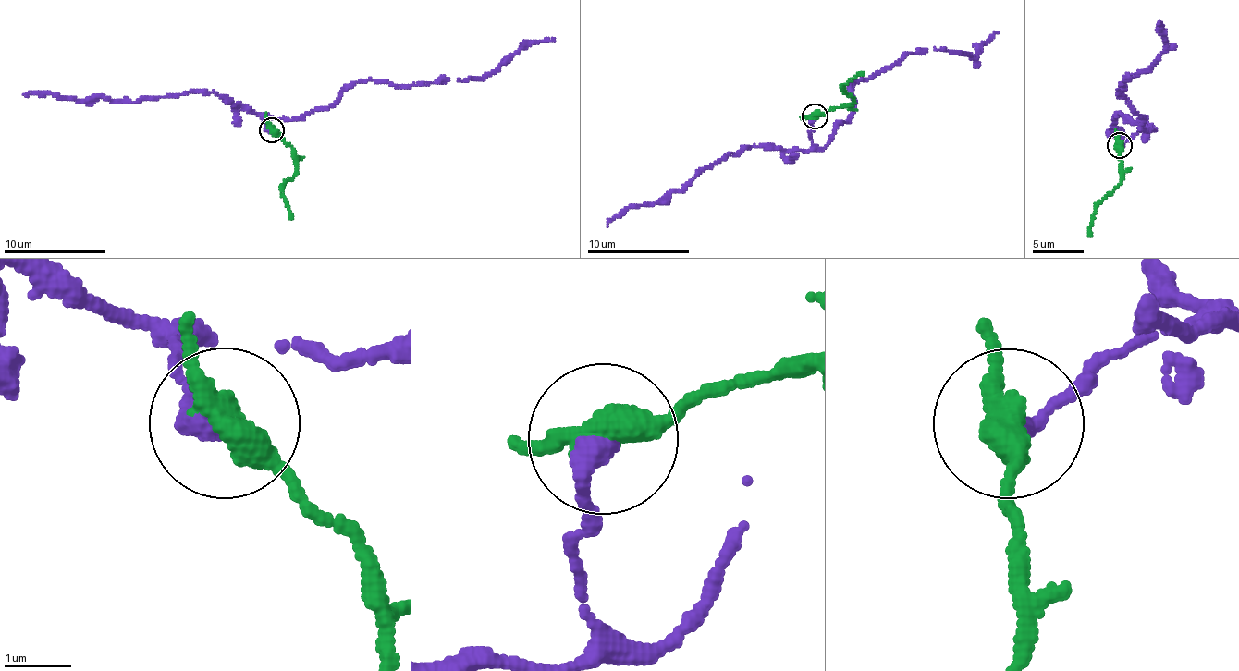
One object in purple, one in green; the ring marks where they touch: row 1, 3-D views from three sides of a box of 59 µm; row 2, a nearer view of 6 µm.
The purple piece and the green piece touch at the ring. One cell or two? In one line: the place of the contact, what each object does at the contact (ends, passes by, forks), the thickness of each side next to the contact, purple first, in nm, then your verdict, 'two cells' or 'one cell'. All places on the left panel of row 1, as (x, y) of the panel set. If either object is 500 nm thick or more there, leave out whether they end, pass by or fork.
place (272, 129); purple ends; green passes by; calibres 320 and 400 nm; two cells

